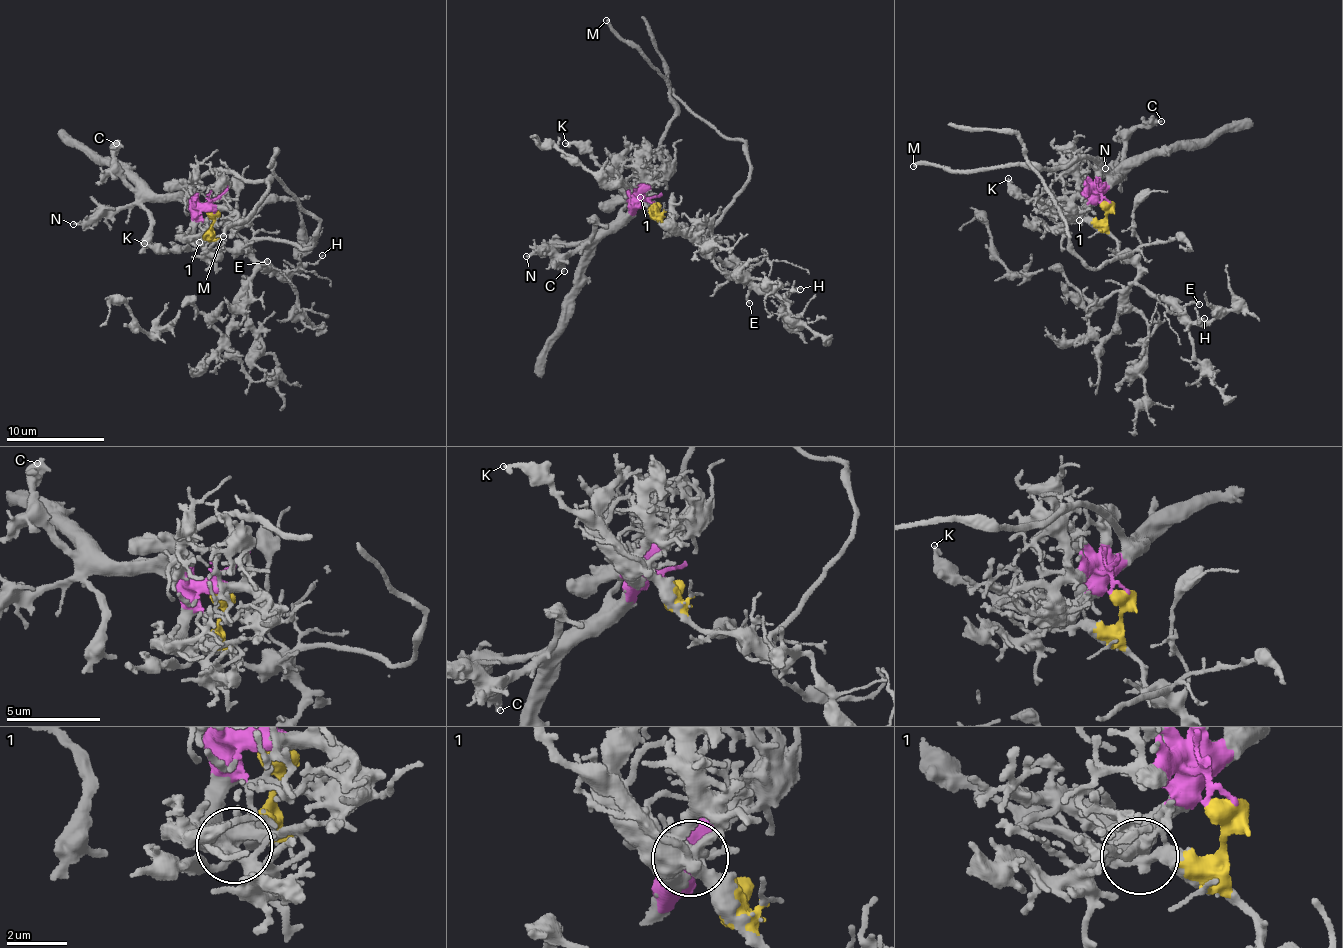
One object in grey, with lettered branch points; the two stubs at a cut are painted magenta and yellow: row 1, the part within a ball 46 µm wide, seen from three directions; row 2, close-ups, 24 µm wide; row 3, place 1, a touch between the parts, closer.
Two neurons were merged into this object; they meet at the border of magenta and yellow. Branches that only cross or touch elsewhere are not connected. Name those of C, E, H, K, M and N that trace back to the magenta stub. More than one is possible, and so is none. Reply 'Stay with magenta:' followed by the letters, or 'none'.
Stay with magenta: C, M, N

